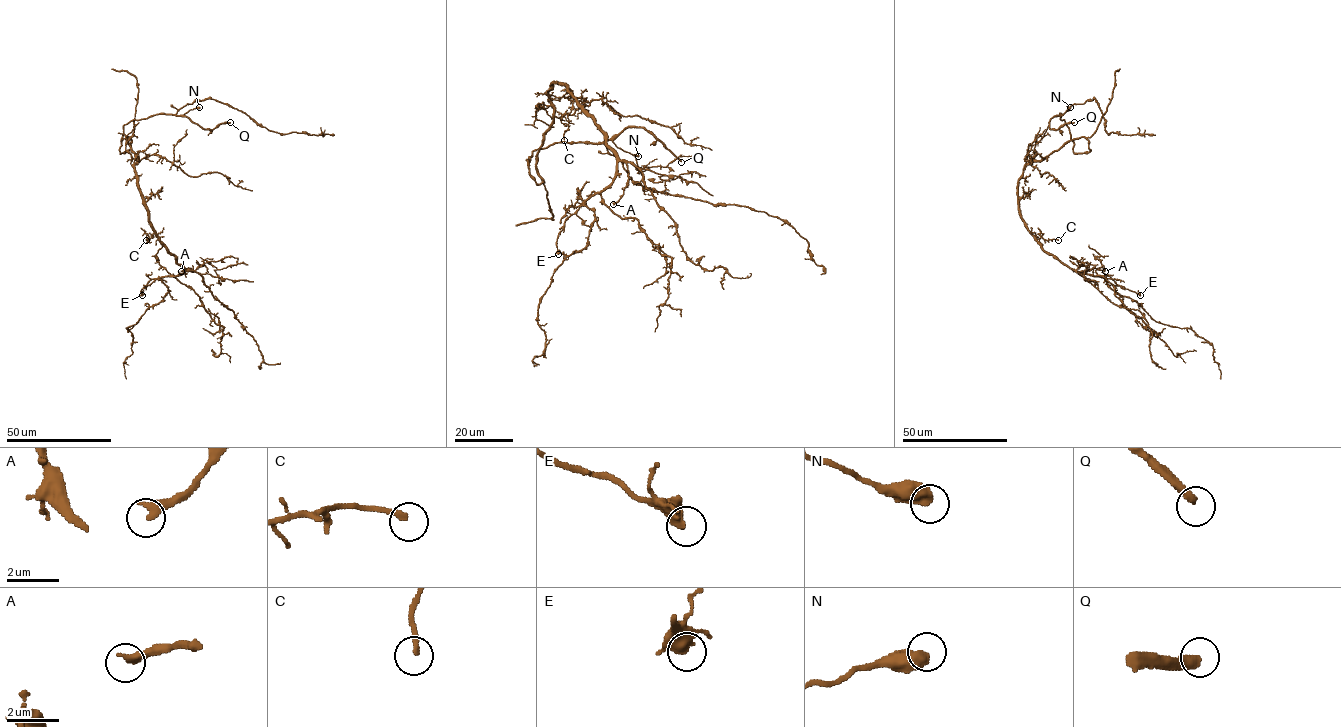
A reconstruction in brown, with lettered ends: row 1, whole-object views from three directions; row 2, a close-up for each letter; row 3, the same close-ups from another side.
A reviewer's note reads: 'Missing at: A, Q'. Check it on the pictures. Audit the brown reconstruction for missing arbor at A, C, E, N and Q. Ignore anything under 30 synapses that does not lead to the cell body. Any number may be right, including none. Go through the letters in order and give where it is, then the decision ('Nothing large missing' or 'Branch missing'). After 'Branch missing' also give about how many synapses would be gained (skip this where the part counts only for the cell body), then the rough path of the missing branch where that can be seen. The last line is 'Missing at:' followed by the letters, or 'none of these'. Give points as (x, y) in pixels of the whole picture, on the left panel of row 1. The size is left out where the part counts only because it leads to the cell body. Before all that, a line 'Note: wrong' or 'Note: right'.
Note: right
A: Place: (181, 271). Branch missing. Roughly 35 synapses. Course of what is missing: (181, 271), (178, 291), (173, 294)
C: Place: (146, 240). Nothing large missing
E: Place: (142, 295). Nothing large missing
N: Place: (199, 107). Nothing large missing
Q: Place: (230, 122). Branch missing. Roughly 300 synapses. Course of what is missing: (230, 122), (248, 134), (246, 146), (281, 175), (268, 200), (273, 204), (276, 198)
Missing at: A, Q

